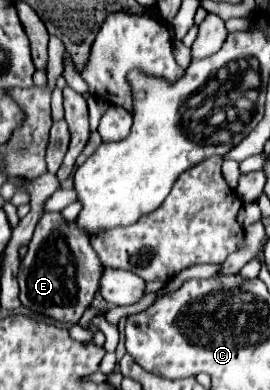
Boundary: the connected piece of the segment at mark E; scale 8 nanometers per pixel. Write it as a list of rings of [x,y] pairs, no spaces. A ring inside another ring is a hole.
[[[60,212],[42,214],[28,244],[28,252],[20,262],[20,302],[32,312],[76,324],[98,290],[100,272],[102,264],[90,246],[90,238],[84,236],[74,222],[66,222]]]

